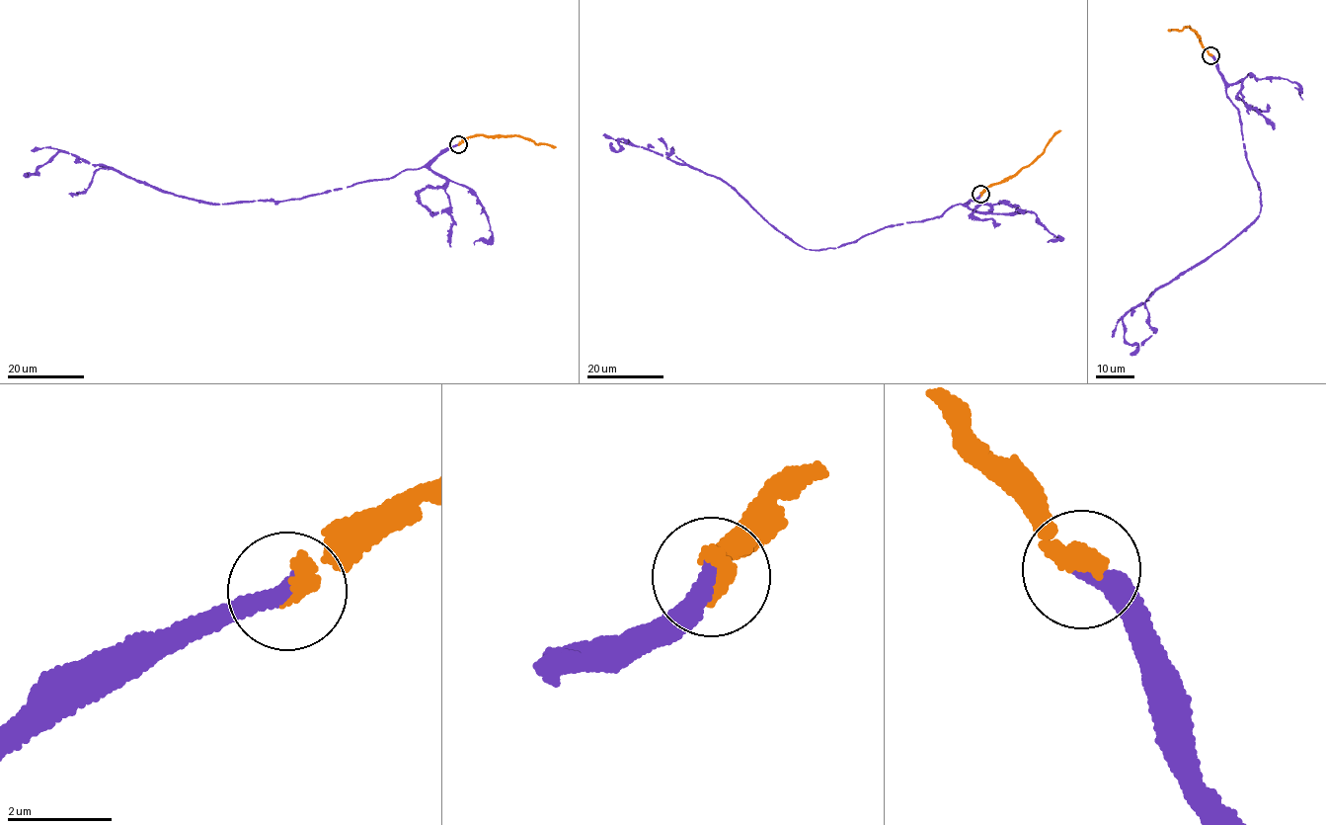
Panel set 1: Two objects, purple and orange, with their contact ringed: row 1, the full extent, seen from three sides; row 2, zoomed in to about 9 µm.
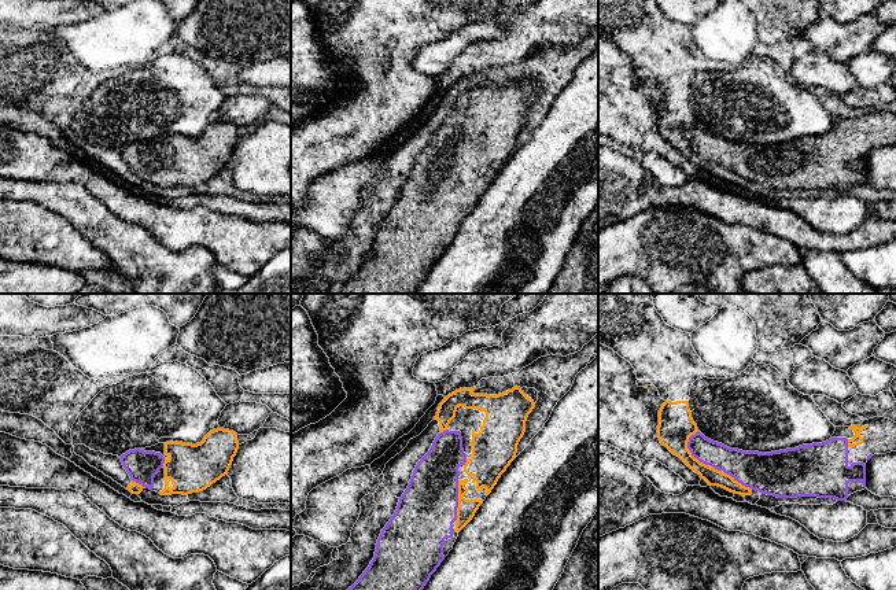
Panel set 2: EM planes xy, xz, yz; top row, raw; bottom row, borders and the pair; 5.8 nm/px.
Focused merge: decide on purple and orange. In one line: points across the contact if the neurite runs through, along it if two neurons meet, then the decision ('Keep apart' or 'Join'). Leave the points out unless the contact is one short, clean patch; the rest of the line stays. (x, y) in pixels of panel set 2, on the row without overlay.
Join

